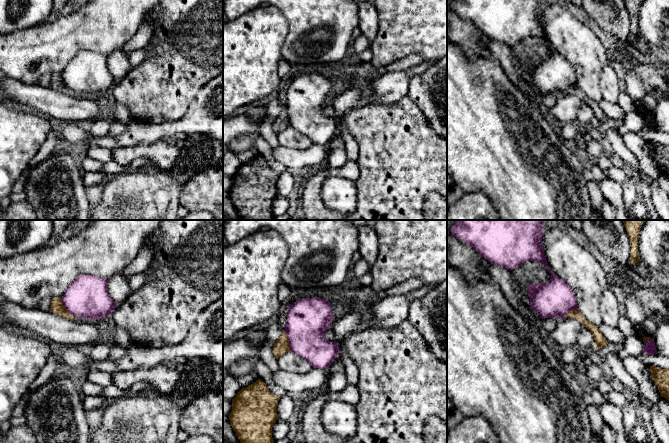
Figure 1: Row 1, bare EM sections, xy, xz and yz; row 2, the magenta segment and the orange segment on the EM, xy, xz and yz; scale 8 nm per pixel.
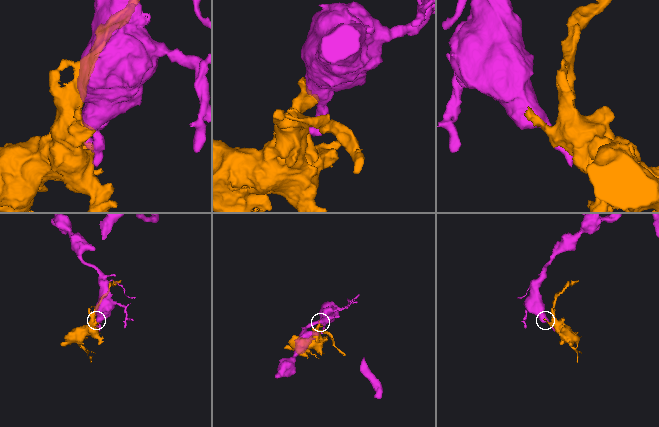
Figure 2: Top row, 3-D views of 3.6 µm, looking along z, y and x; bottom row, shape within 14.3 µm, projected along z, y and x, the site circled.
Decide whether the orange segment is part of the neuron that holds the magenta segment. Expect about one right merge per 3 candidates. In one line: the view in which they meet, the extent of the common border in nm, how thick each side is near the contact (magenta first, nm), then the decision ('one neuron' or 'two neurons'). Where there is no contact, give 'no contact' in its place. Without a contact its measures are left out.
xz | 170 nm | 340/120 nm | two neurons

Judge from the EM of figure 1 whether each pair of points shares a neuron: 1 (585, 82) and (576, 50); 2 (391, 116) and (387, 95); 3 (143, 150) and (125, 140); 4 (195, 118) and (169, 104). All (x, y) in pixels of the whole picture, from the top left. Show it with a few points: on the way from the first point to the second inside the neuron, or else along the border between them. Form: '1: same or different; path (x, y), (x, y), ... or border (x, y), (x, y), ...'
1: same; path (585, 74), (584, 58)
2: different; border (406, 95), (392, 103), (370, 103)
3: different; border (157, 140), (151, 143), (118, 147)
4: different; border (198, 92), (181, 117), (163, 121)

